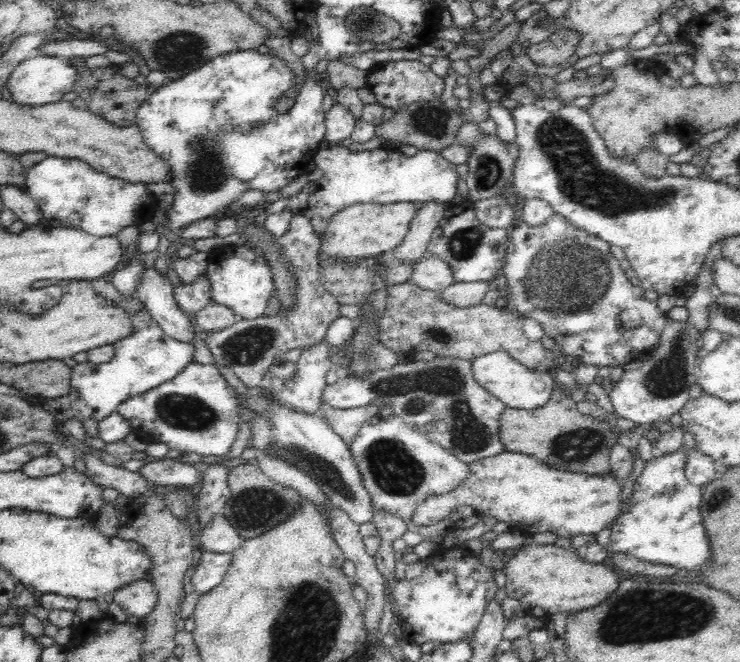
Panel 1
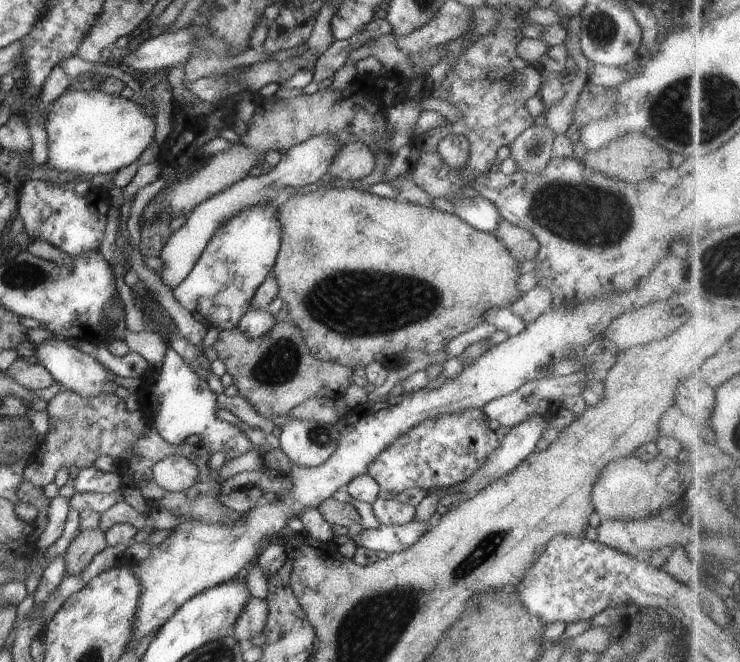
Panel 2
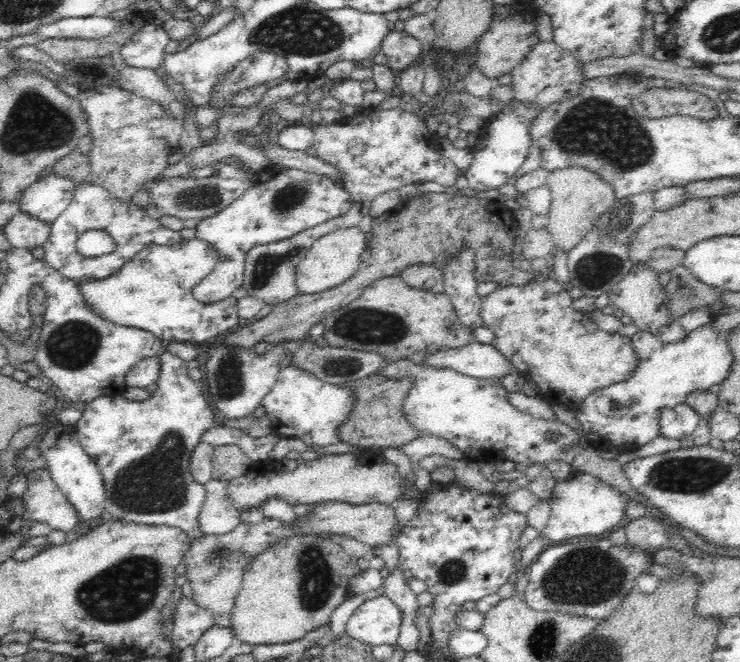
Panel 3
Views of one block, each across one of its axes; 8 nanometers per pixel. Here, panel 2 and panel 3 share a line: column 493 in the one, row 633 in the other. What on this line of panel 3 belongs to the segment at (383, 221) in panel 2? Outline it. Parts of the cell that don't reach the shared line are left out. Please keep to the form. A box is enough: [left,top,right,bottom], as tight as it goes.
[231,534,362,646]

